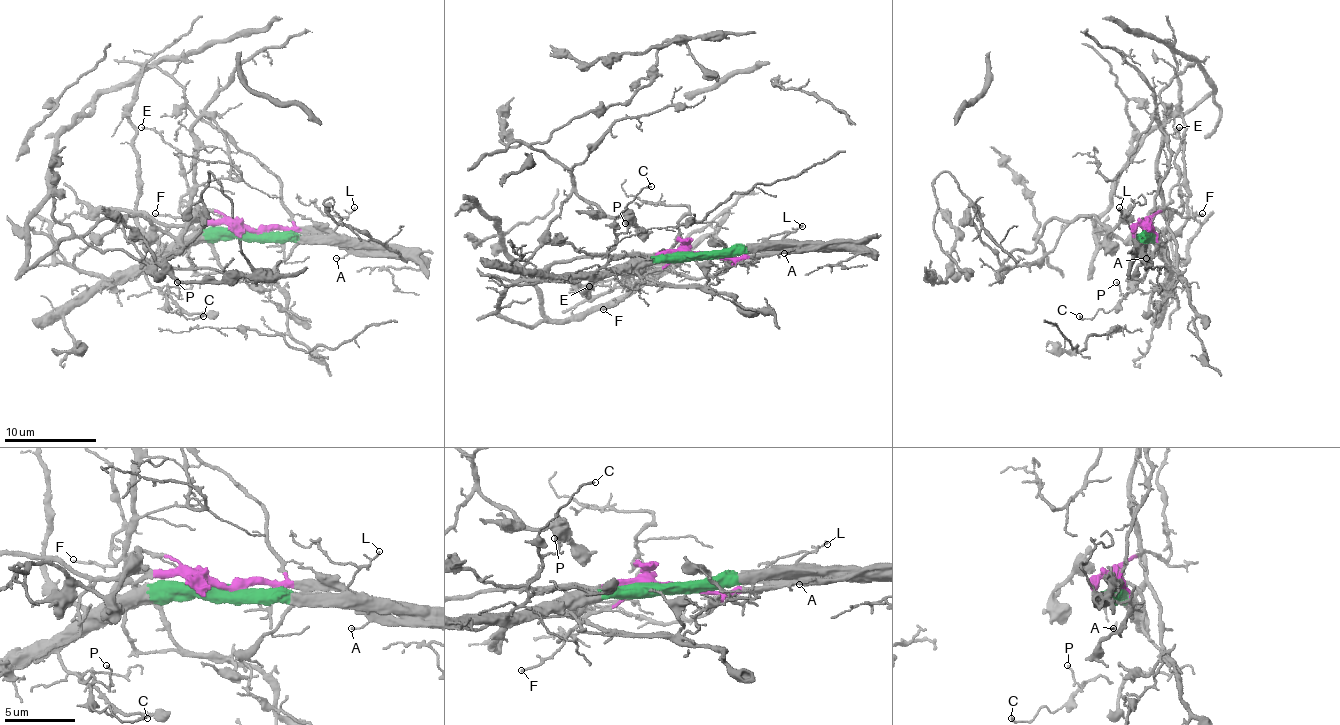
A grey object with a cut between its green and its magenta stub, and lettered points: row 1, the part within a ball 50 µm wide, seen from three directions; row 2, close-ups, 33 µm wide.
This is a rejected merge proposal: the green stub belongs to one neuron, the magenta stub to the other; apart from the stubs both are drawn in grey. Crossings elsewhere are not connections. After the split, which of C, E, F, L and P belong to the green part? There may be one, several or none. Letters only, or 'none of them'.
C, L, P

